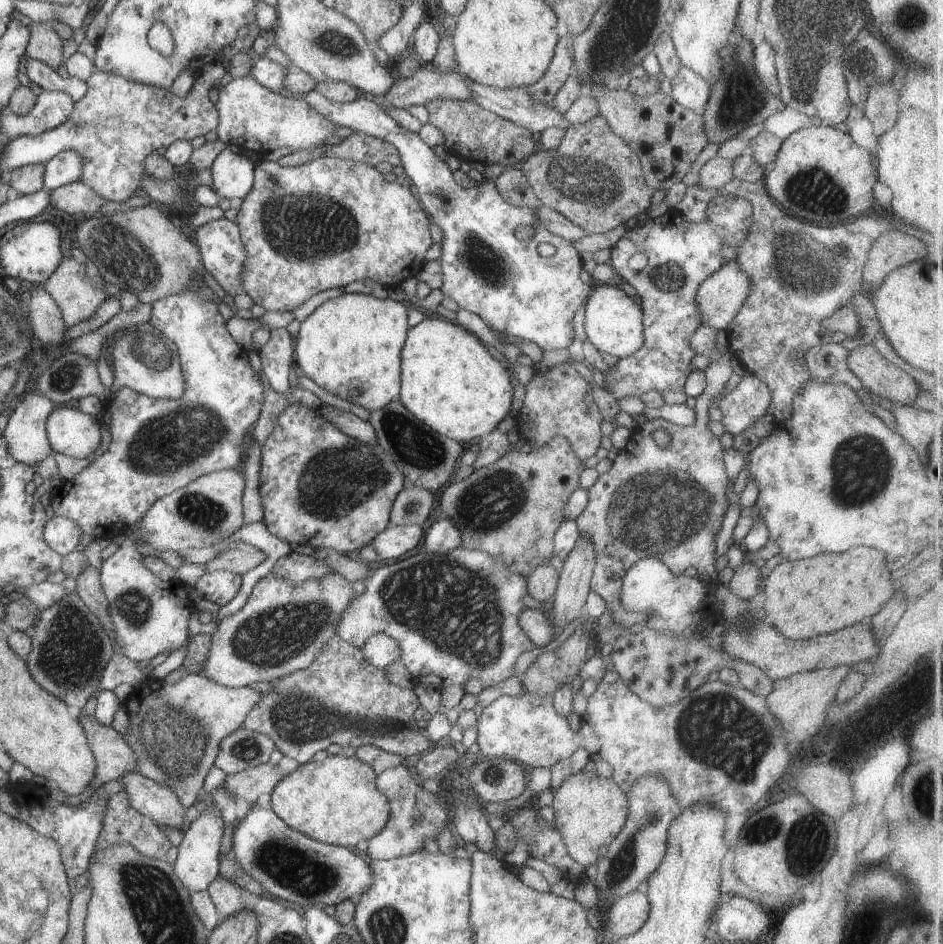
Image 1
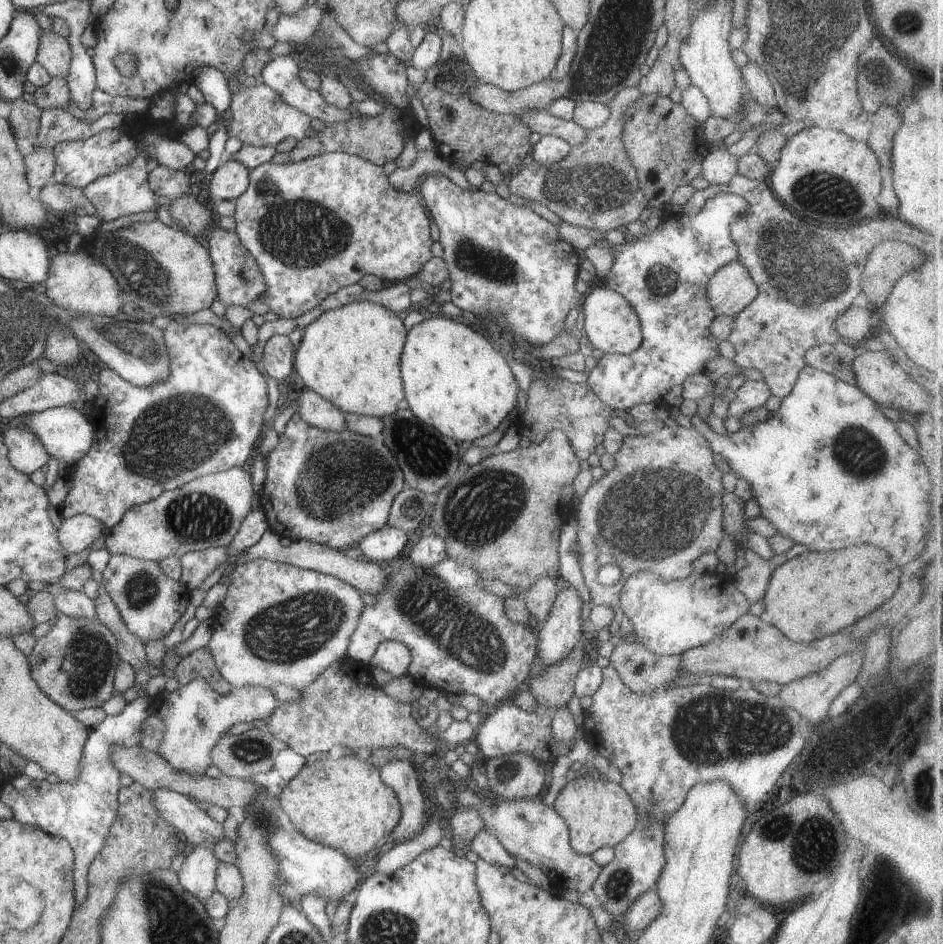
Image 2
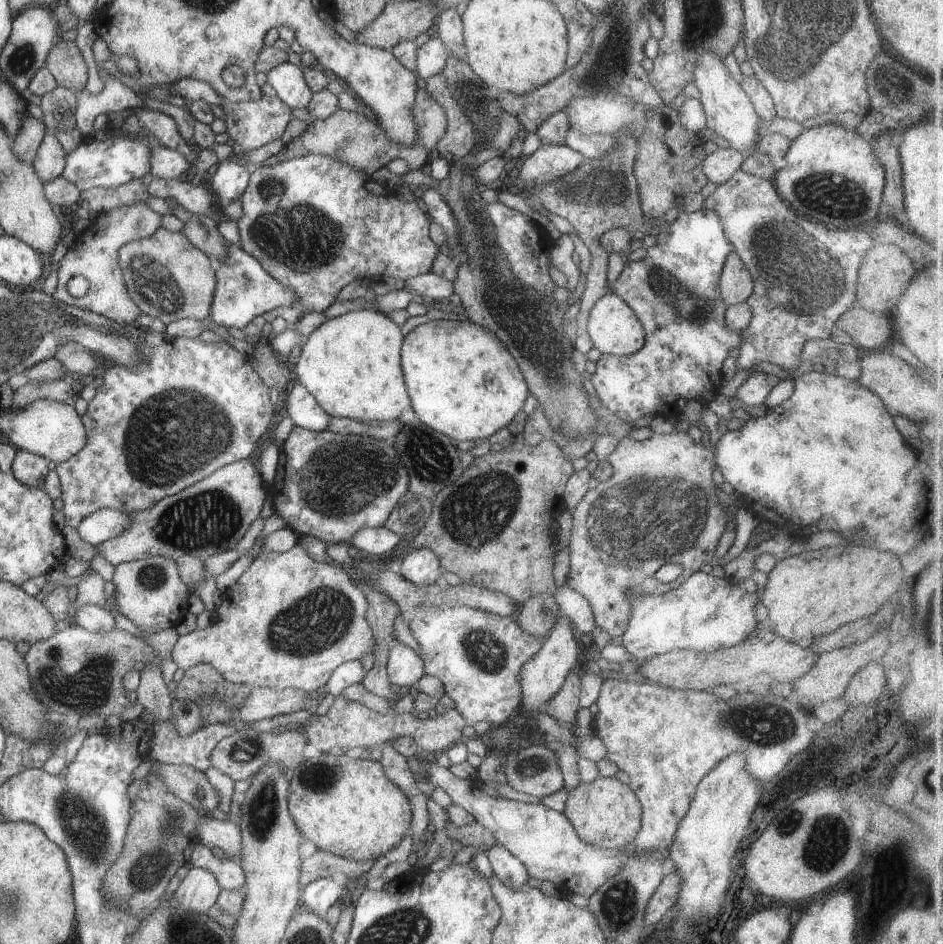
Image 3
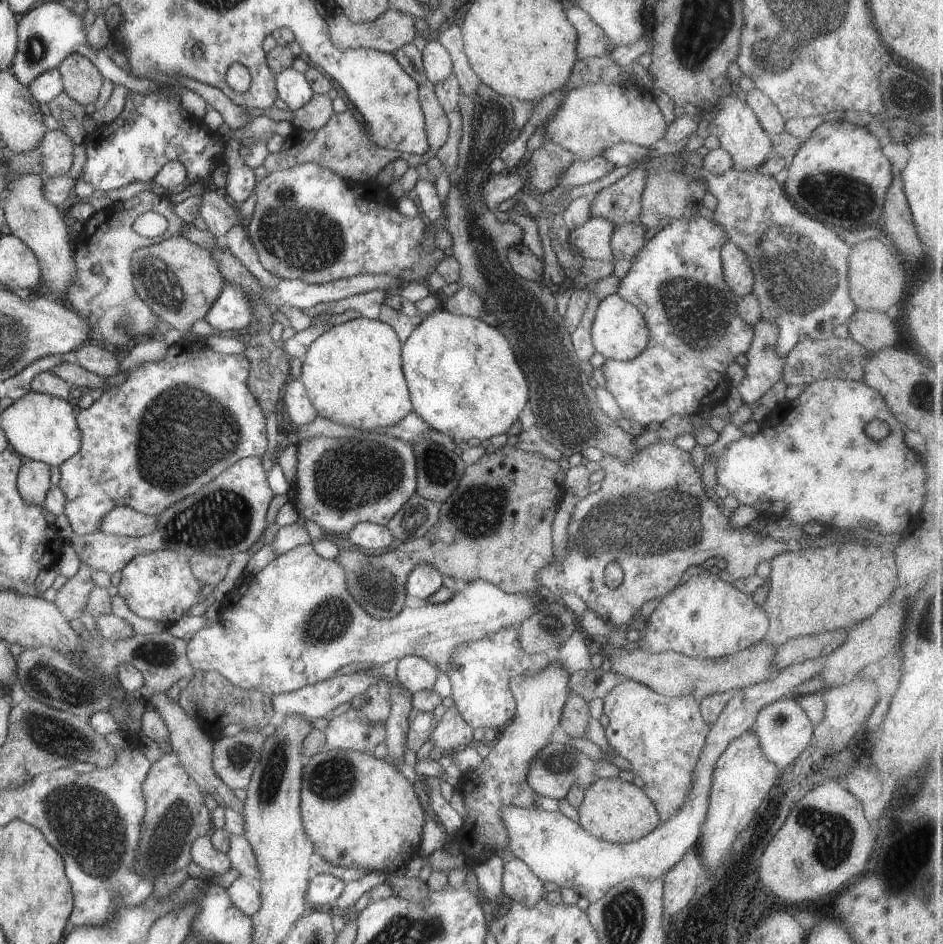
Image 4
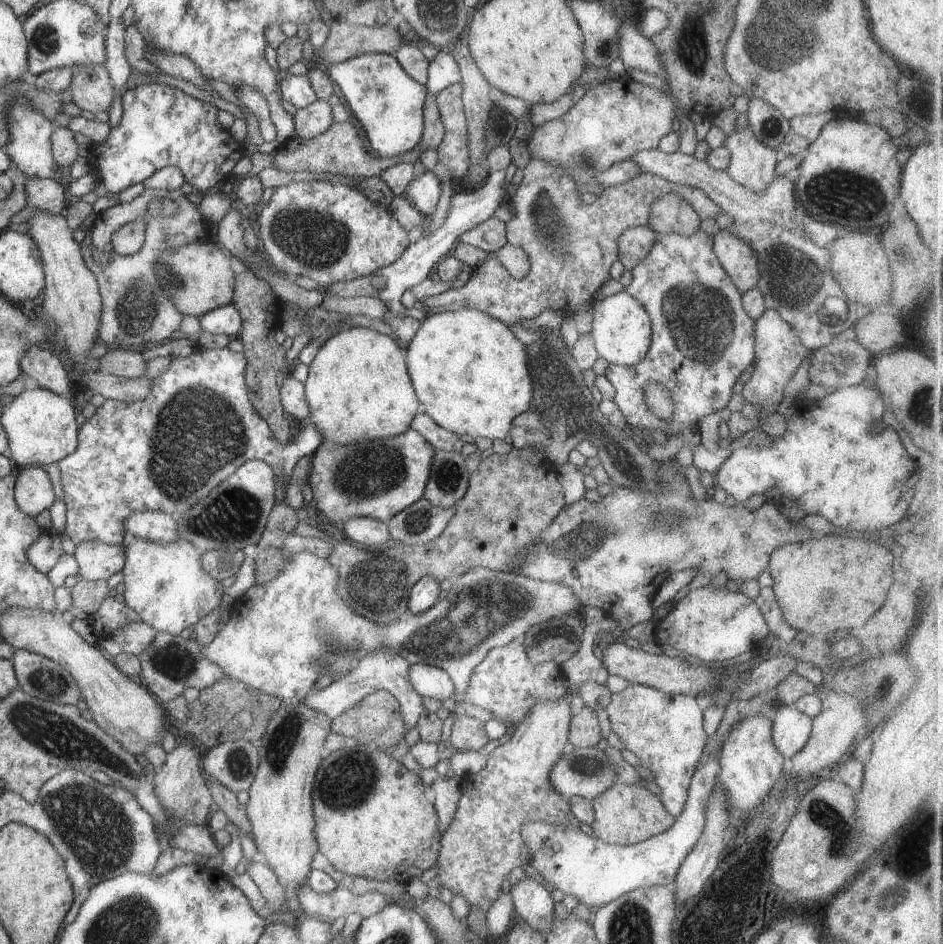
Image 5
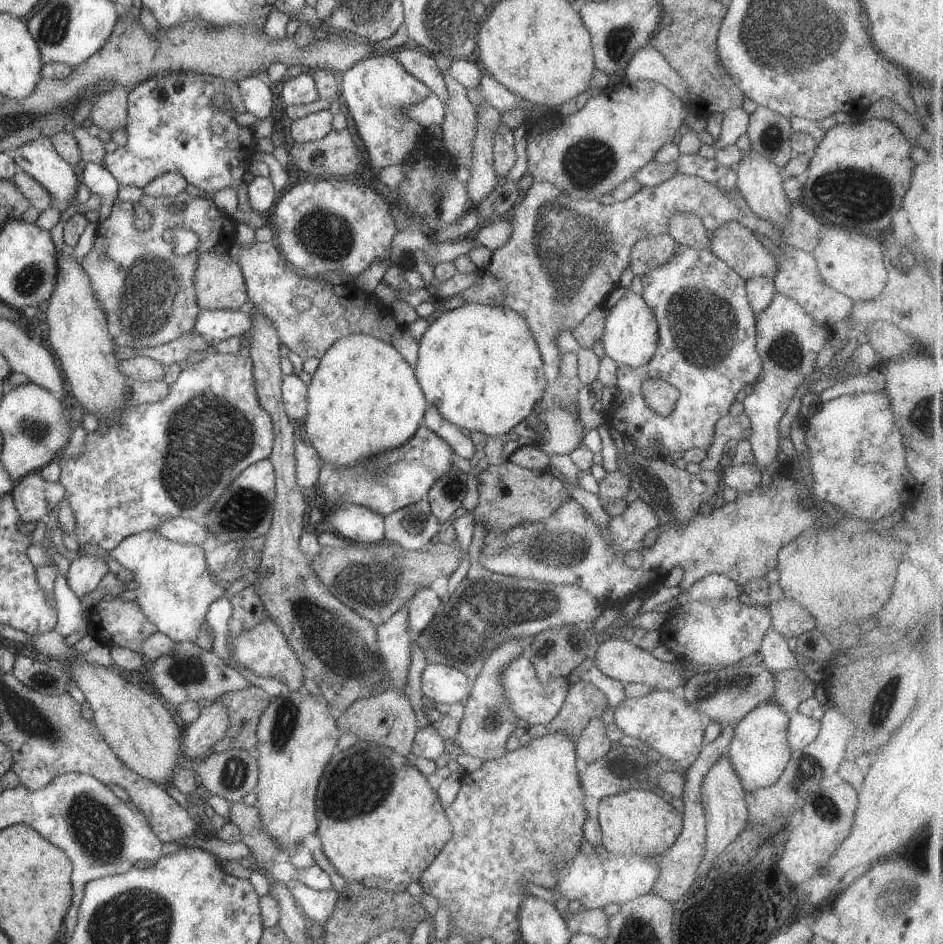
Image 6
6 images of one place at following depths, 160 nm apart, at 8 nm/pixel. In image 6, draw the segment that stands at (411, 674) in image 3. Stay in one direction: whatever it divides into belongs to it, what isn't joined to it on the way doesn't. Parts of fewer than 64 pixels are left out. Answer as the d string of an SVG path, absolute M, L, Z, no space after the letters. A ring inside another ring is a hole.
M430 664L422 672L422 694L432 704L465 703L469 701L470 682L464 672L450 665Z

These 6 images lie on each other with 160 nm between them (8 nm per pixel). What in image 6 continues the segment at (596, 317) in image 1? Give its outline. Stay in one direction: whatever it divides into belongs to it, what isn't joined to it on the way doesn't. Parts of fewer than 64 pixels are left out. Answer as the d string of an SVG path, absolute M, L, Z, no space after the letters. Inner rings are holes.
M631 289L618 300L614 308L608 309L602 334L602 348L605 356L614 360L619 366L632 368L650 362L658 347L658 324L650 310L650 306L642 300L642 295L635 294Z

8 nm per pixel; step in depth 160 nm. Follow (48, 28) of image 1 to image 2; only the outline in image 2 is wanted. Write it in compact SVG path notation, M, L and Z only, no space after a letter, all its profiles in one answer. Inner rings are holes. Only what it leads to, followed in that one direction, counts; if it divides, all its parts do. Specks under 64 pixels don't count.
M52 31L41 36L38 60L51 78L66 79L72 58L70 41Z

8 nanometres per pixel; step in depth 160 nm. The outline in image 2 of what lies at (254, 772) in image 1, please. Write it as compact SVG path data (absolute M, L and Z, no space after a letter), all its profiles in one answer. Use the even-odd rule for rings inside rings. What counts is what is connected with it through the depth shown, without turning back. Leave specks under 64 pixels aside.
M122 745L111 746L111 757L114 760L115 767L120 772L128 774L134 782L141 784L149 791L154 789L166 789L177 792L195 800L204 807L221 806L227 811L232 806L244 808L260 790L262 786L250 782L248 779L237 779L236 777L227 777L220 775L217 779L210 778L208 775L193 775L186 771L178 770L173 767L162 755L146 750L140 745L133 747L124 747Z

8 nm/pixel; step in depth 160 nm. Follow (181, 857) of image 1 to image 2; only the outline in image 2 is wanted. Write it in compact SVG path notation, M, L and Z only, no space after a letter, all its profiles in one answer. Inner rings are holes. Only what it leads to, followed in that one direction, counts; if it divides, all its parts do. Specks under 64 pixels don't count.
M209 839L204 845L195 846L177 873L180 884L198 900L206 902L217 890L216 869L218 860L214 857L214 843Z

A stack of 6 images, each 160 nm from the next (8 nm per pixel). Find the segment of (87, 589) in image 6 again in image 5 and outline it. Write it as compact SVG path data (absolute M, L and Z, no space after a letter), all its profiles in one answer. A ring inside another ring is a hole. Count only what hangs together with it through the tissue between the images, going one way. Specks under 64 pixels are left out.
M86 540L76 545L74 557L78 563L78 575L76 577L84 578L88 581L107 580L116 572L124 568L126 554L124 554L124 545L104 544L100 540Z

